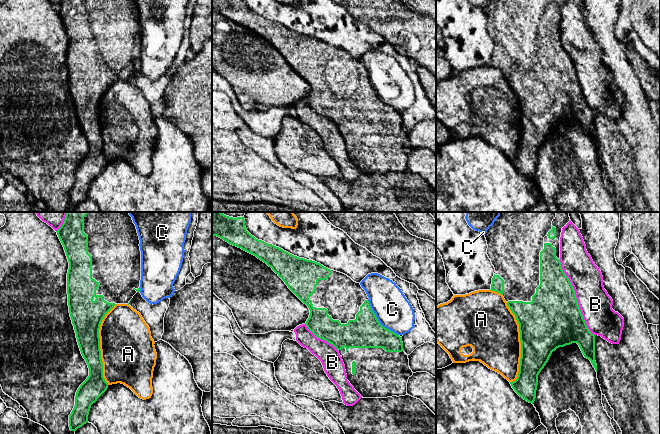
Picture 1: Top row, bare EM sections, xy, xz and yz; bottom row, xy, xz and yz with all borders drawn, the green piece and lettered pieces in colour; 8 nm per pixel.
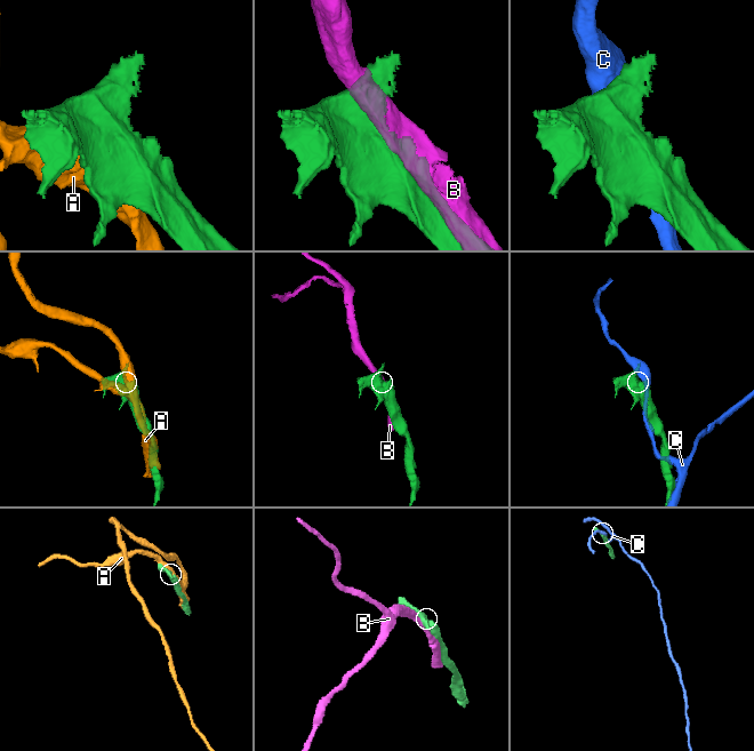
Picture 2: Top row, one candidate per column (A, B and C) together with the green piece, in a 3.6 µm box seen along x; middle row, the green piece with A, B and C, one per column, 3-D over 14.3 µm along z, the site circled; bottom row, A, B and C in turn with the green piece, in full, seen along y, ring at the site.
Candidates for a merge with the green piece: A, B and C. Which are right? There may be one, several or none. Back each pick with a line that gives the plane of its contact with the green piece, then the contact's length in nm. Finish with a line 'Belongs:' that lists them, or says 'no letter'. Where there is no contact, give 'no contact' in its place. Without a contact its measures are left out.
Belongs: no letter

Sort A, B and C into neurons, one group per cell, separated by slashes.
A / B / C

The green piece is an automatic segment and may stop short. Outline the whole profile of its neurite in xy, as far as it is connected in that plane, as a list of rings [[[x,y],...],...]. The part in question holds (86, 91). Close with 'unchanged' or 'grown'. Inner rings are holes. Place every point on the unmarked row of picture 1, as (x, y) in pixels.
[[[62,0],[56,7],[64,23],[69,45],[67,70],[69,89],[89,152],[80,161],[69,203],[76,207],[88,198],[91,181],[107,166],[103,153],[99,105],[105,91],[116,80],[128,80],[140,68],[141,27],[135,0]]]; grown

